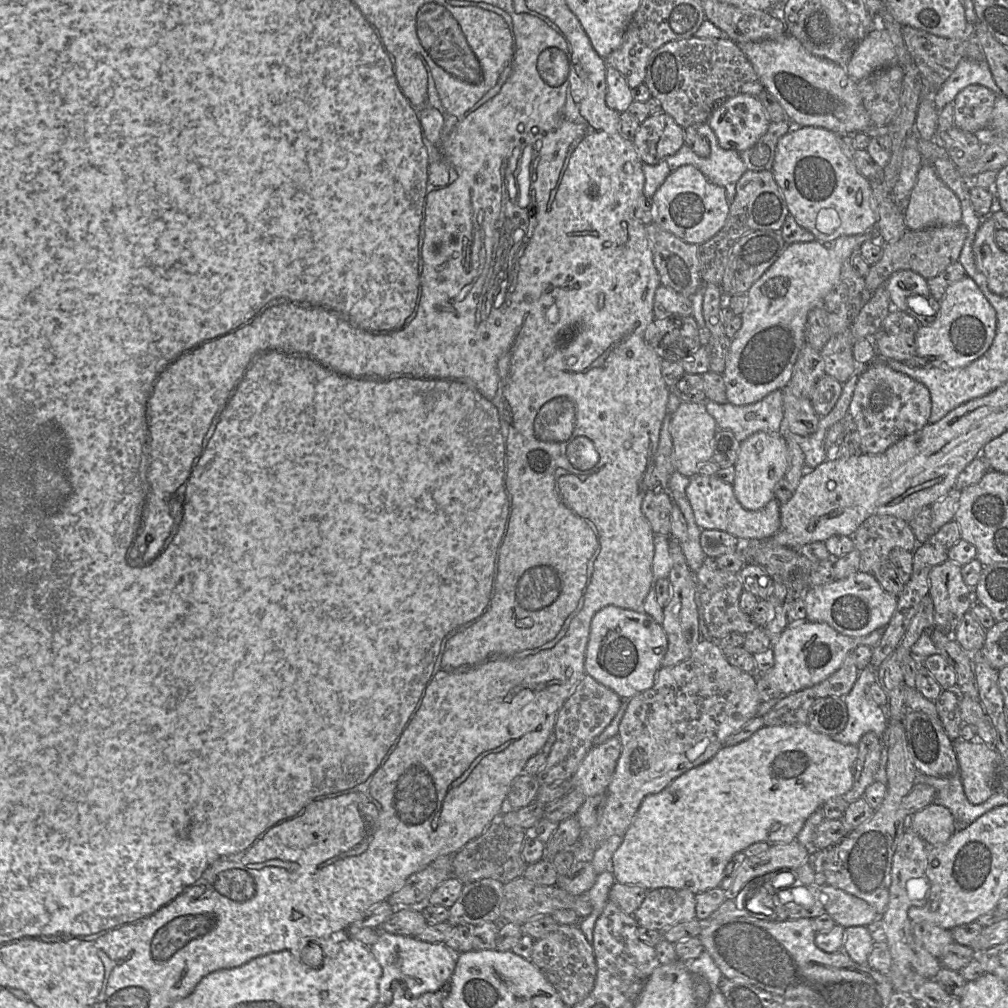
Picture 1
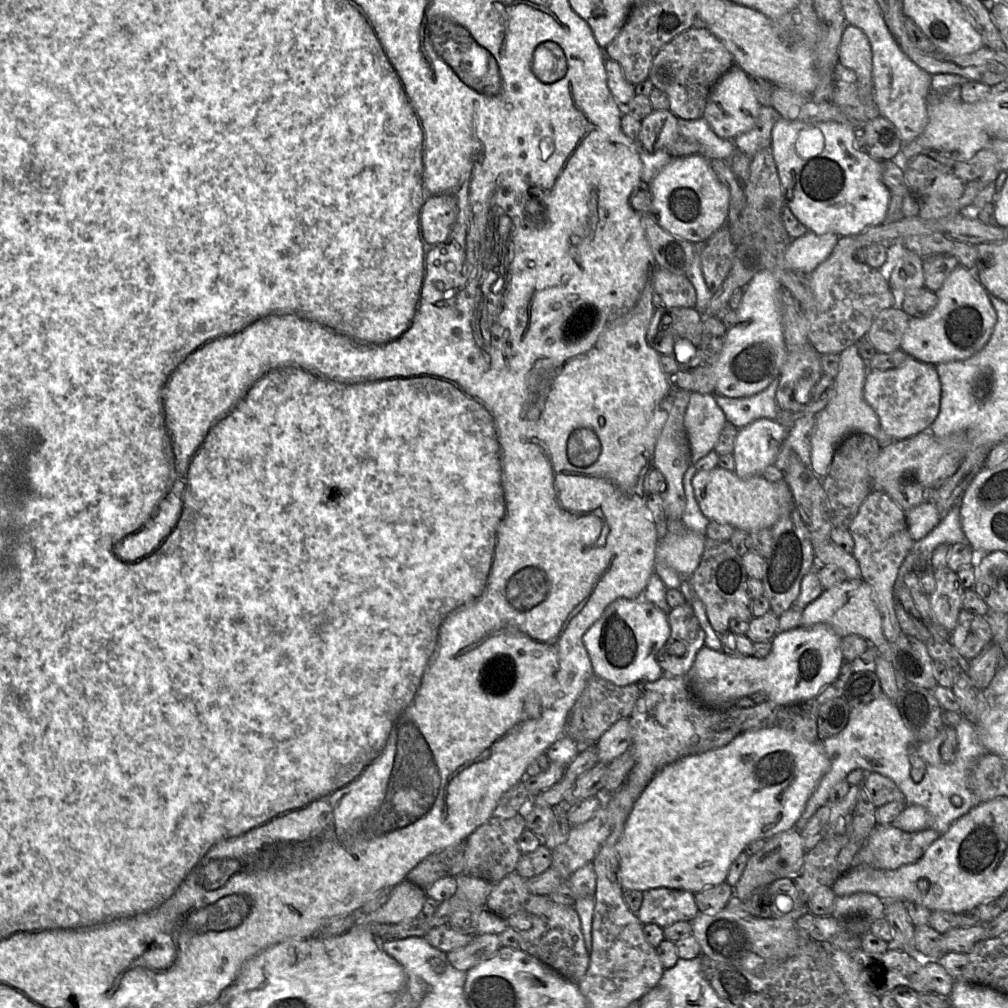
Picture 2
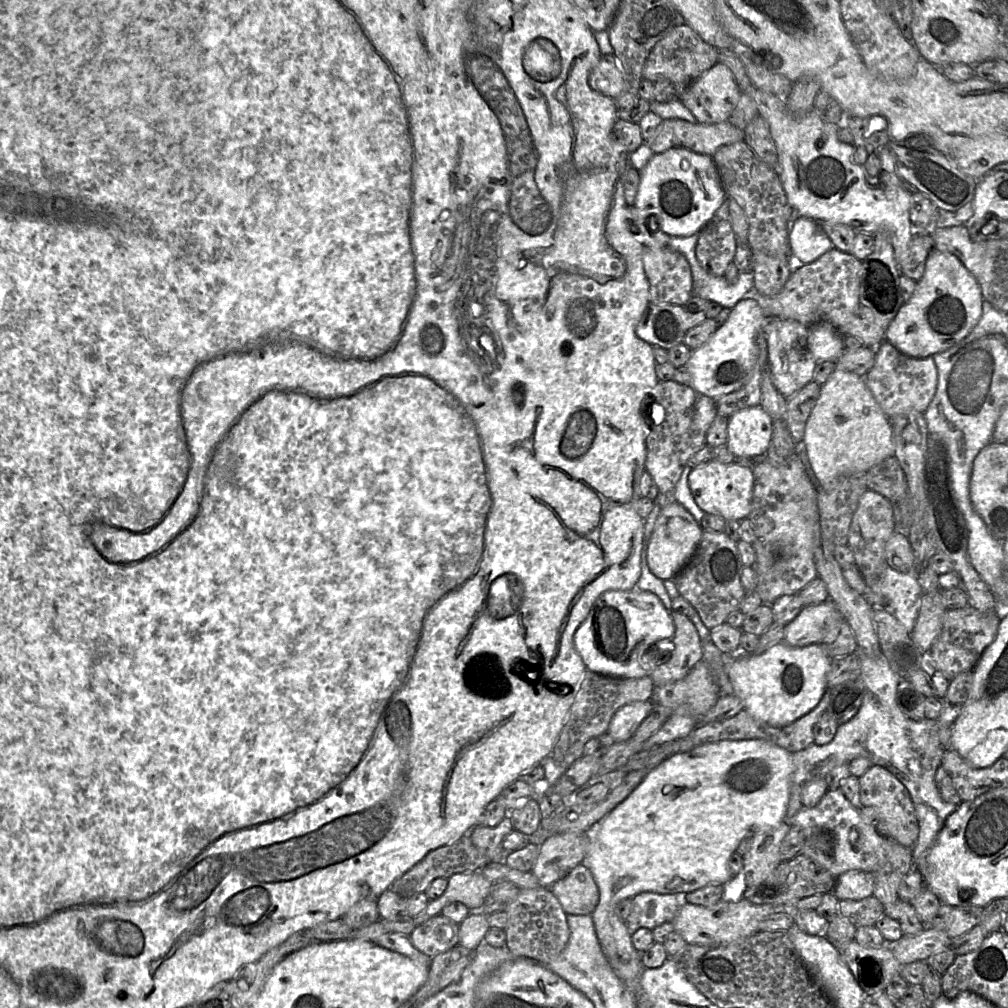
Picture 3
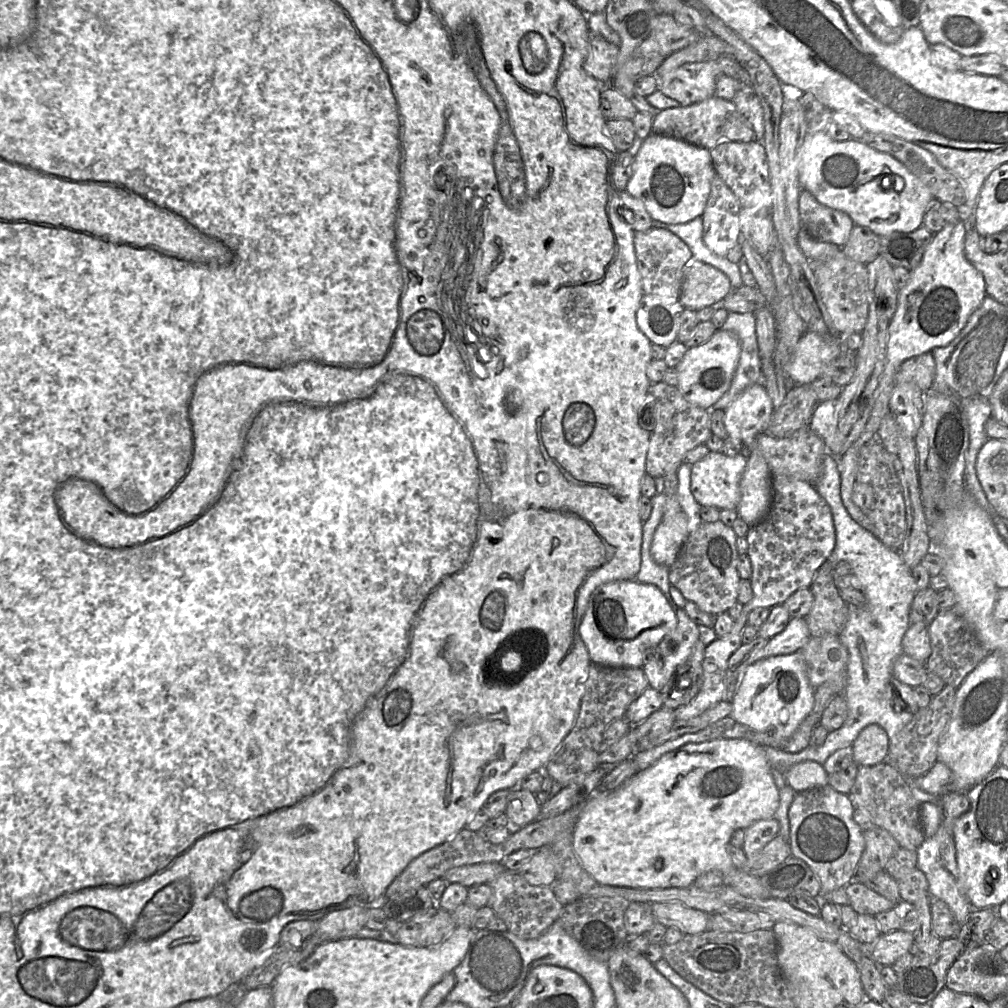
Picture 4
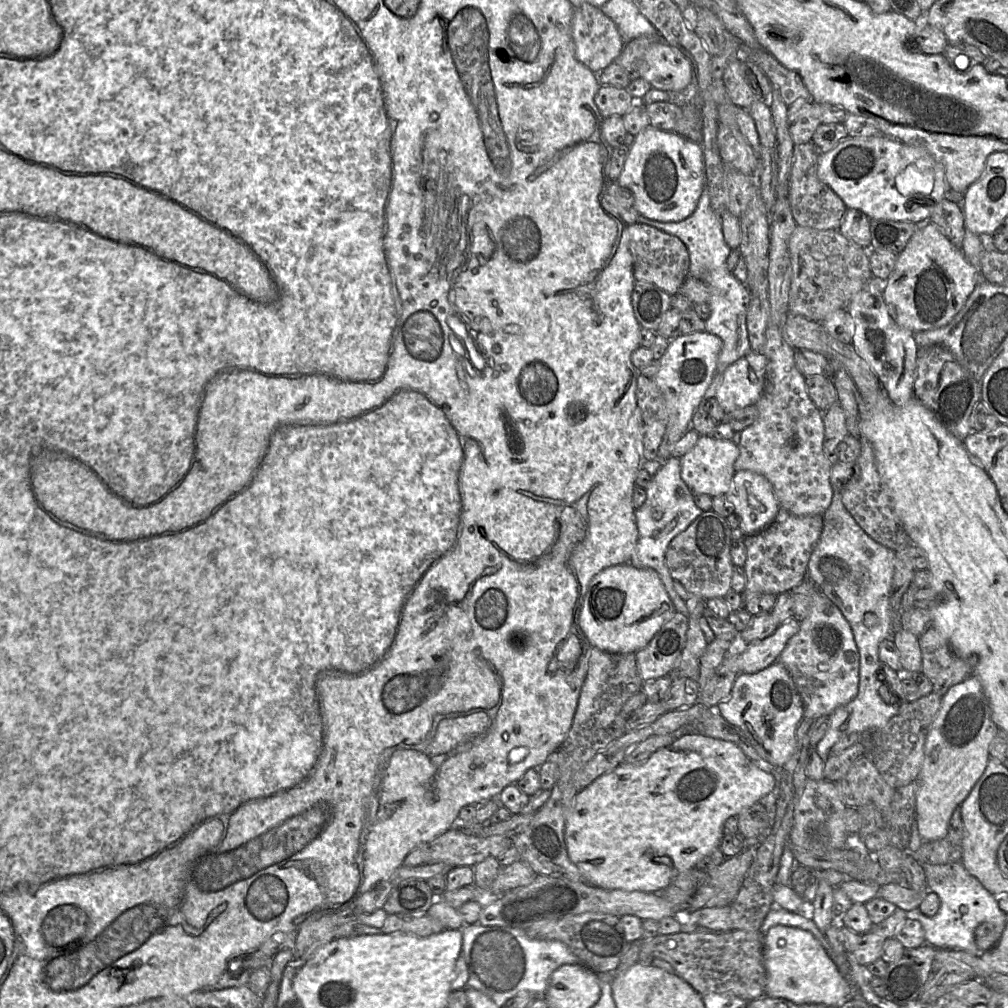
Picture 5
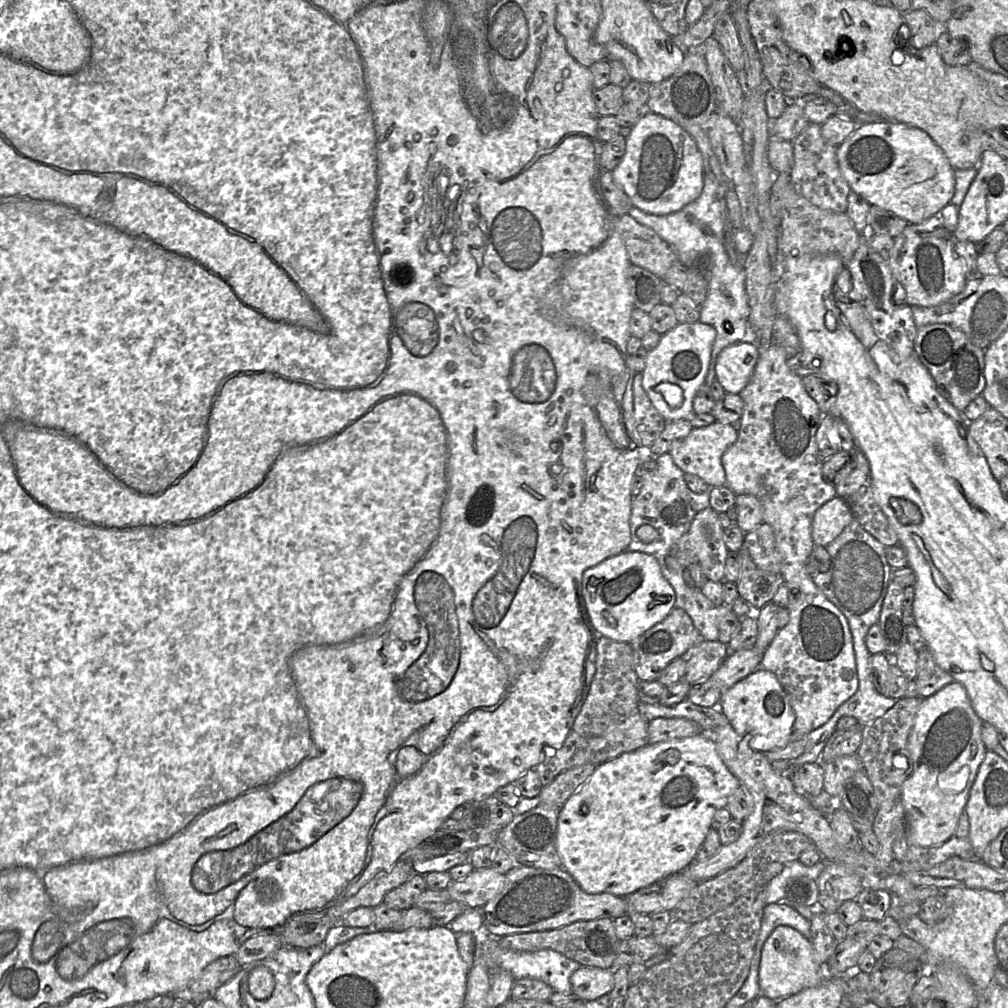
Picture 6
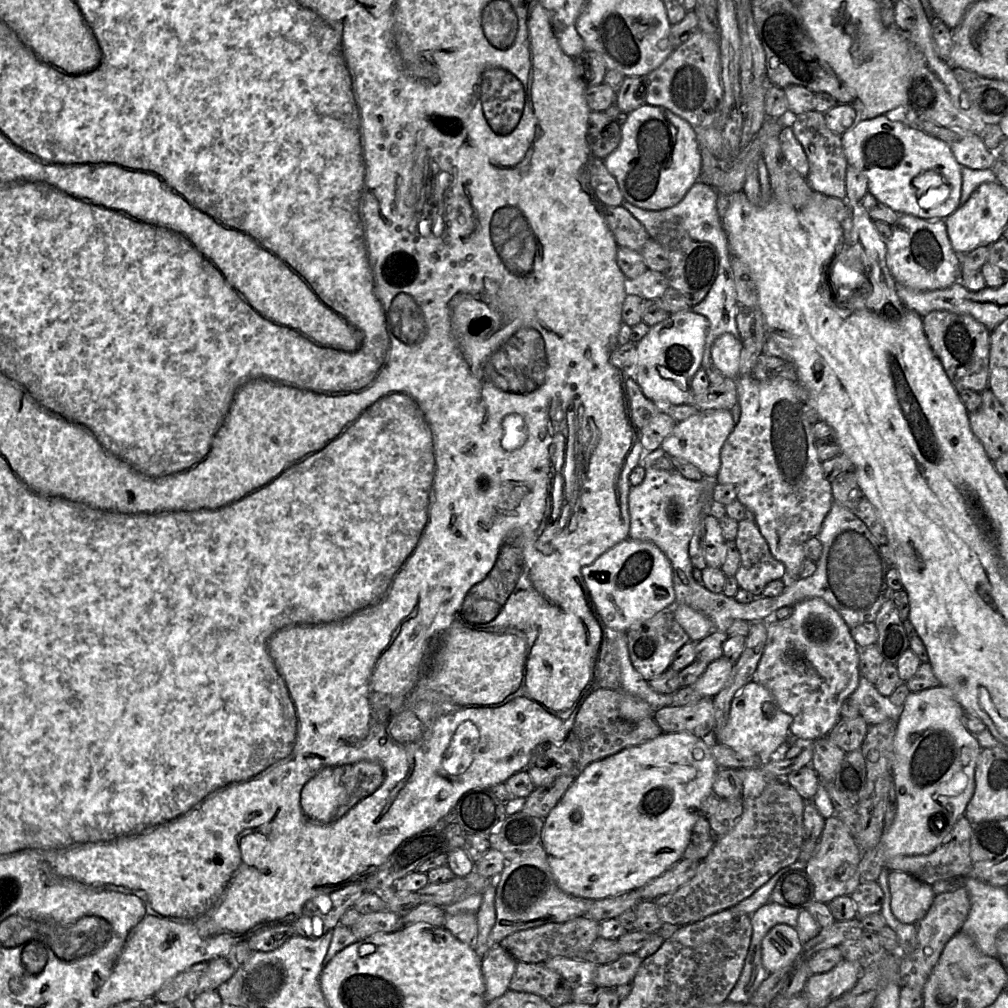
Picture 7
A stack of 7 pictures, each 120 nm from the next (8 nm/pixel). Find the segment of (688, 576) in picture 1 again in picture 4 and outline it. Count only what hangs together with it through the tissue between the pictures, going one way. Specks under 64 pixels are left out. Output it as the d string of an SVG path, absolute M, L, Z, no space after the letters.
M677 608L675 614L677 617L675 629L649 652L641 667L649 686L657 691L663 691L667 685L670 685L678 667L688 660L694 645L700 639L697 624L685 610Z

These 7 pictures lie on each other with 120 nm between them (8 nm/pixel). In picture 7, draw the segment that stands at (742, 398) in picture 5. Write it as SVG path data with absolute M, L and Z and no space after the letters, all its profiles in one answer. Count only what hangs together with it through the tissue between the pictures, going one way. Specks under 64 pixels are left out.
M730 333L721 334L713 342L710 352L712 362L725 378L738 377L742 348L742 340L735 339Z

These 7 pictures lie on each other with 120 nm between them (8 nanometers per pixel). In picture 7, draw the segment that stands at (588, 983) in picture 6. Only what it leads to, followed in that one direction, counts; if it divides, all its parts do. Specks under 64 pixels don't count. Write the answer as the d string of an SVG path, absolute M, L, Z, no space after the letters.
M623 954L615 962L598 965L592 983L604 988L616 988L632 982L642 962L636 954Z

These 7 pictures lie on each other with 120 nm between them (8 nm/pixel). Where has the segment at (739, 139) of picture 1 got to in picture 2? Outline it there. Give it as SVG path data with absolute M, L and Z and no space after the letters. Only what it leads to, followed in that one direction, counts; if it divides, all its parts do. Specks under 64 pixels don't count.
M734 66L713 86L706 102L703 118L719 138L733 140L754 127L761 106L754 94L748 74Z

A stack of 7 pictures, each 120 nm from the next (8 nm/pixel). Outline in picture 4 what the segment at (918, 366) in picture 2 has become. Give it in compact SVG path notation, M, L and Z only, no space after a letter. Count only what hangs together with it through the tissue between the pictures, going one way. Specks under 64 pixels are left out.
M931 352L913 356L901 363L895 382L914 383L923 392L931 389L935 379L935 360Z

